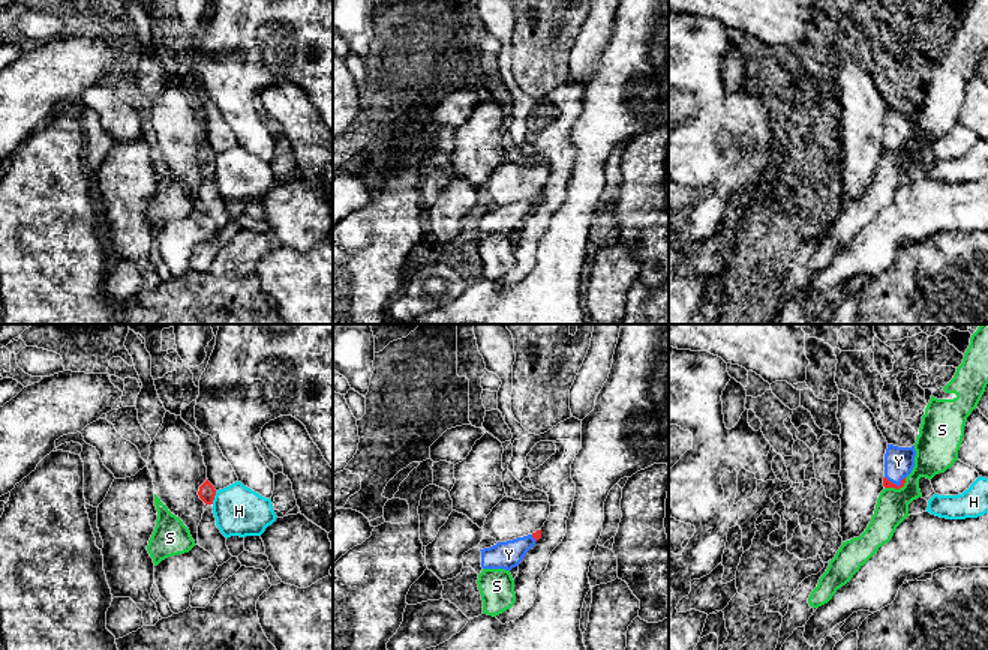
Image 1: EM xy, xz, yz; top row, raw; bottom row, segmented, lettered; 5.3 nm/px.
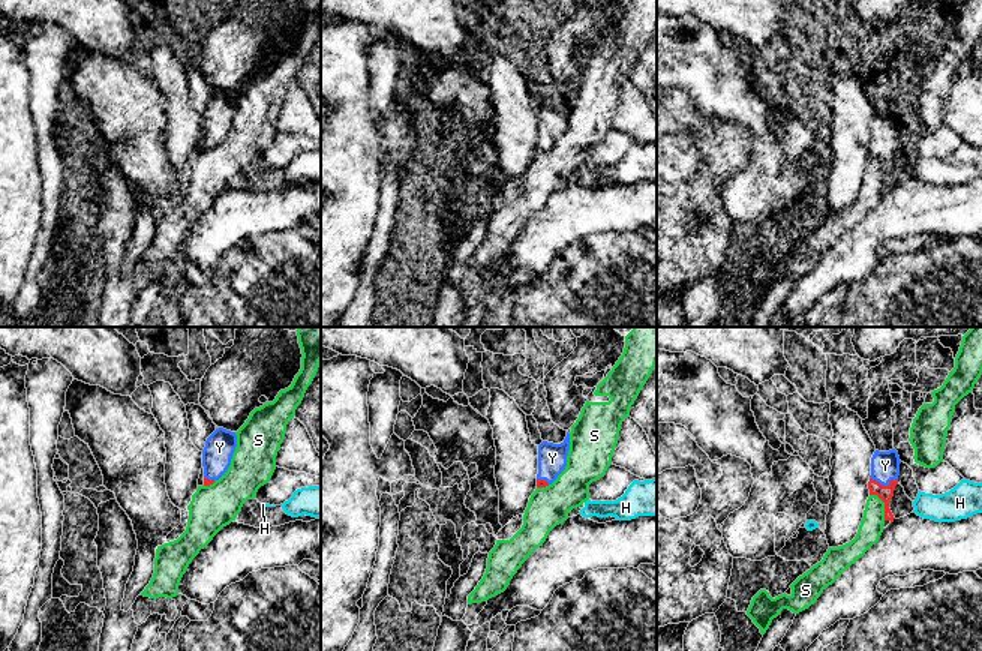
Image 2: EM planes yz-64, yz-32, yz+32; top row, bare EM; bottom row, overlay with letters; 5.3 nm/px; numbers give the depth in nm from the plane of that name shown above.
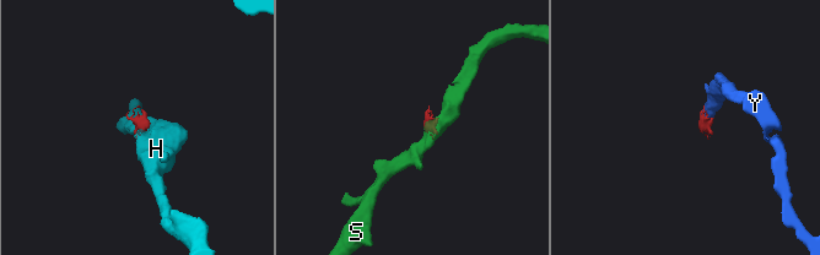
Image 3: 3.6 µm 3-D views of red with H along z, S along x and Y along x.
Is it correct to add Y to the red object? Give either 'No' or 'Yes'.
Yes

